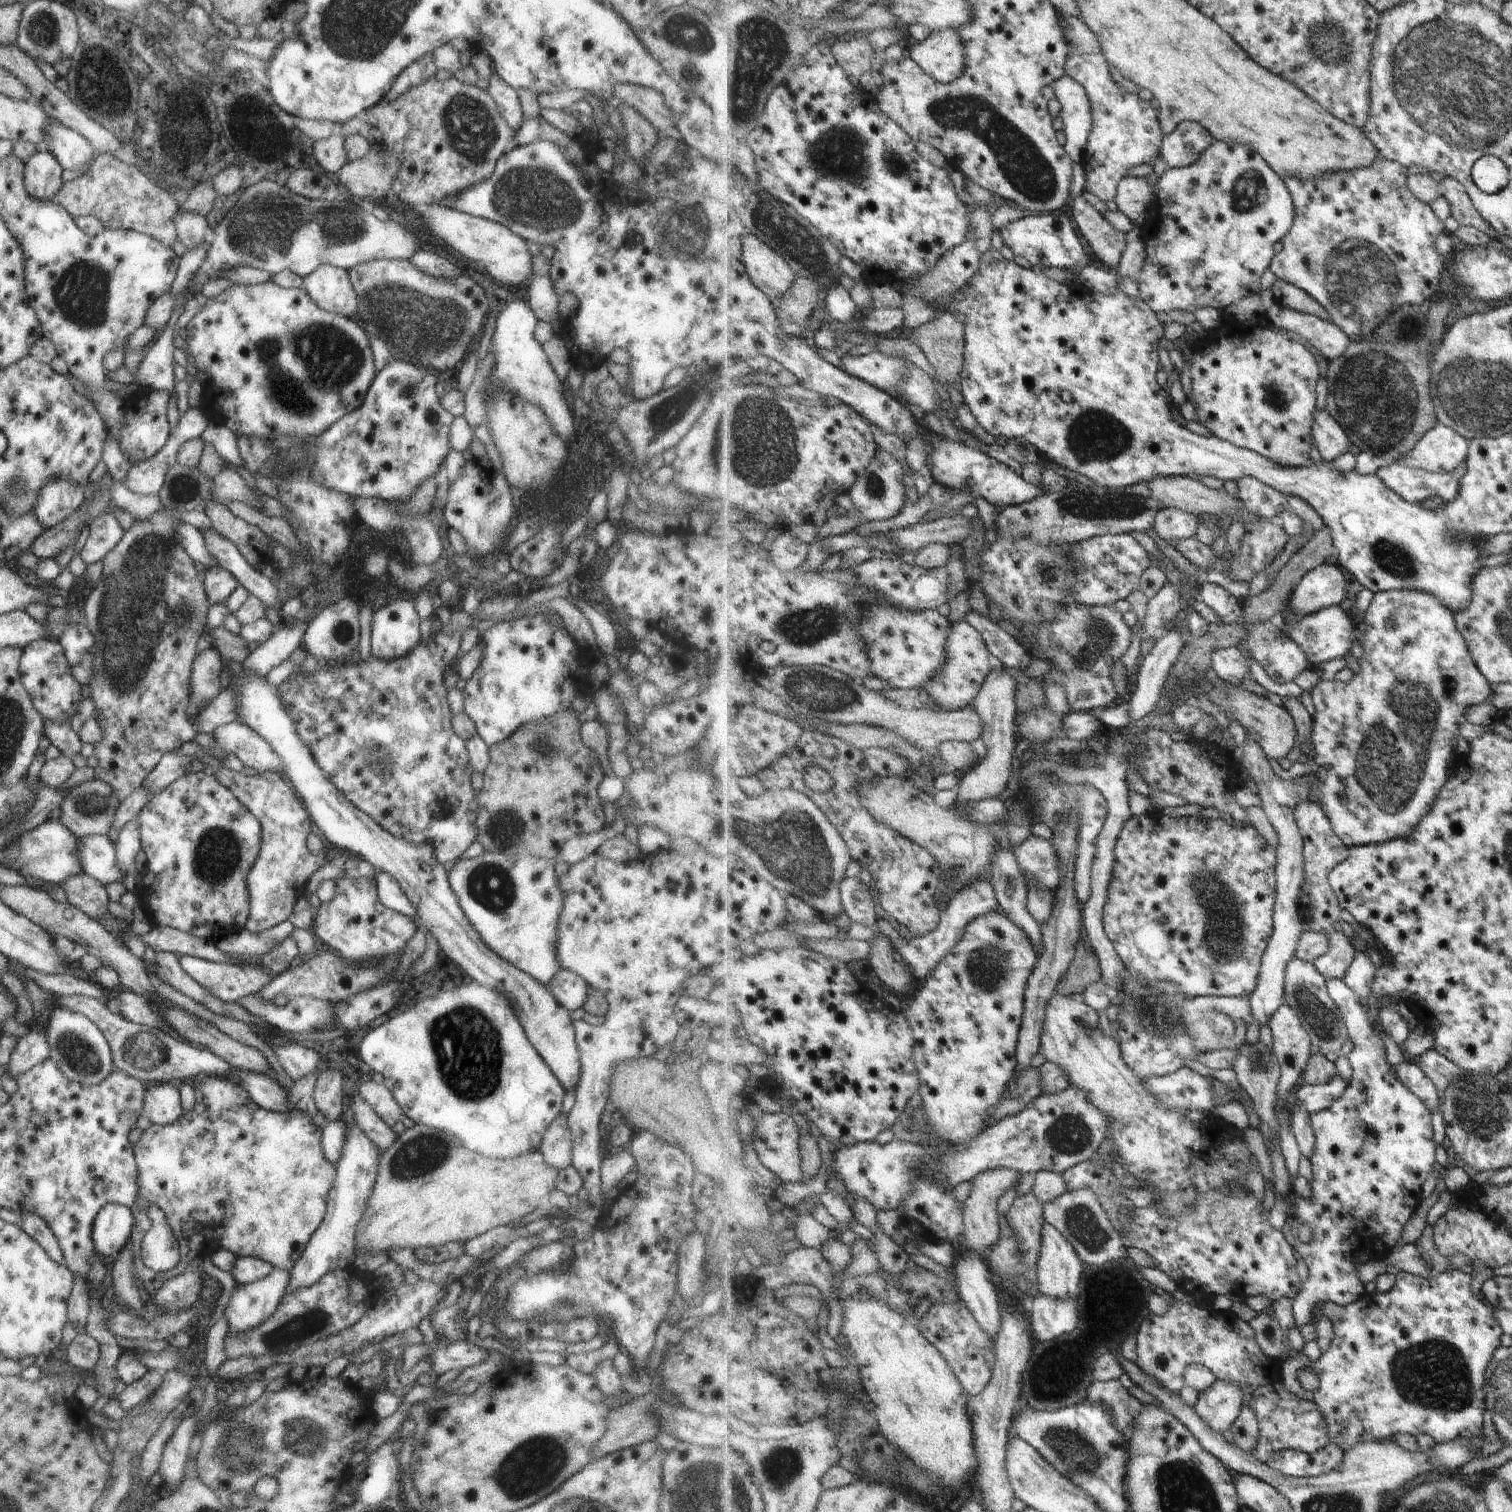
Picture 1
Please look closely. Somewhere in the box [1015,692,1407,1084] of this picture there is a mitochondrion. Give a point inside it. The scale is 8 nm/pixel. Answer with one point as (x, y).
(1209, 887)

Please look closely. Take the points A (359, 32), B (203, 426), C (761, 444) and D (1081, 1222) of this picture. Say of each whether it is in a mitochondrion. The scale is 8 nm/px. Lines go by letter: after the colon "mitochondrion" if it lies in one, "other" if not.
A: mitochondrion
B: other
C: mitochondrion
D: mitochondrion

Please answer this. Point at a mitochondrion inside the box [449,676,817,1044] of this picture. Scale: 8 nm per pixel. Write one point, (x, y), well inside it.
(491, 884)

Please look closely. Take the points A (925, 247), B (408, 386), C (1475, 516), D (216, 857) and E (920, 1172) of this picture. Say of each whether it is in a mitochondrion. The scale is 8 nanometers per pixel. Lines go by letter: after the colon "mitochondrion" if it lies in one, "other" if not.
A: other
B: mitochondrion
C: other
D: mitochondrion
E: other

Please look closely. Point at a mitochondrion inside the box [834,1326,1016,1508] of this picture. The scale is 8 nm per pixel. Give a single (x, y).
(885, 1466)

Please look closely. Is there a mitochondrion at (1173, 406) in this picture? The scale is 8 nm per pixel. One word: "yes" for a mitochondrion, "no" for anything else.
no

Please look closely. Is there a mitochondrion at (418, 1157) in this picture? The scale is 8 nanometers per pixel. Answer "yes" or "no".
yes

